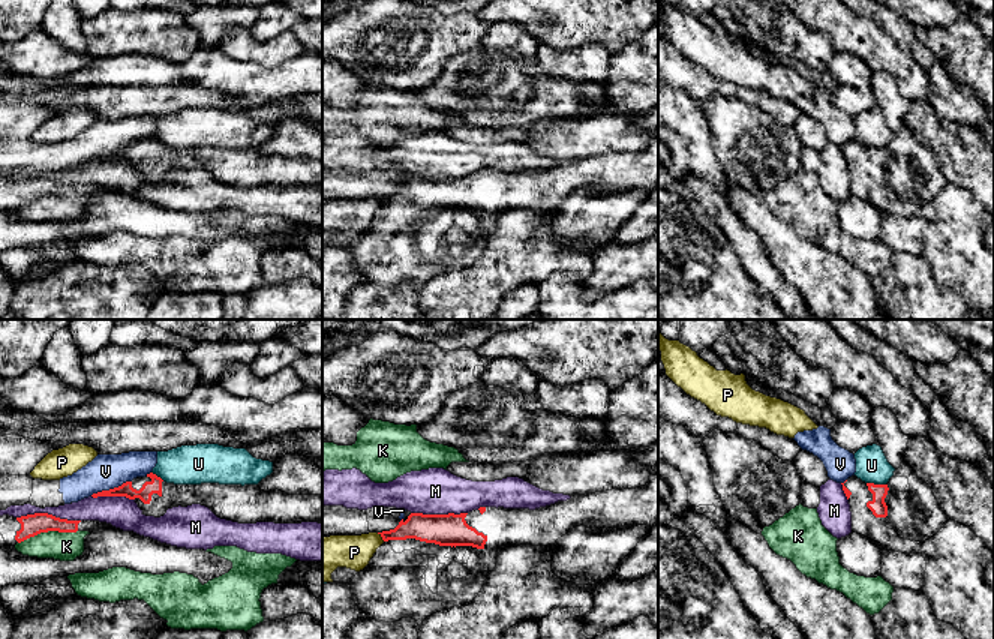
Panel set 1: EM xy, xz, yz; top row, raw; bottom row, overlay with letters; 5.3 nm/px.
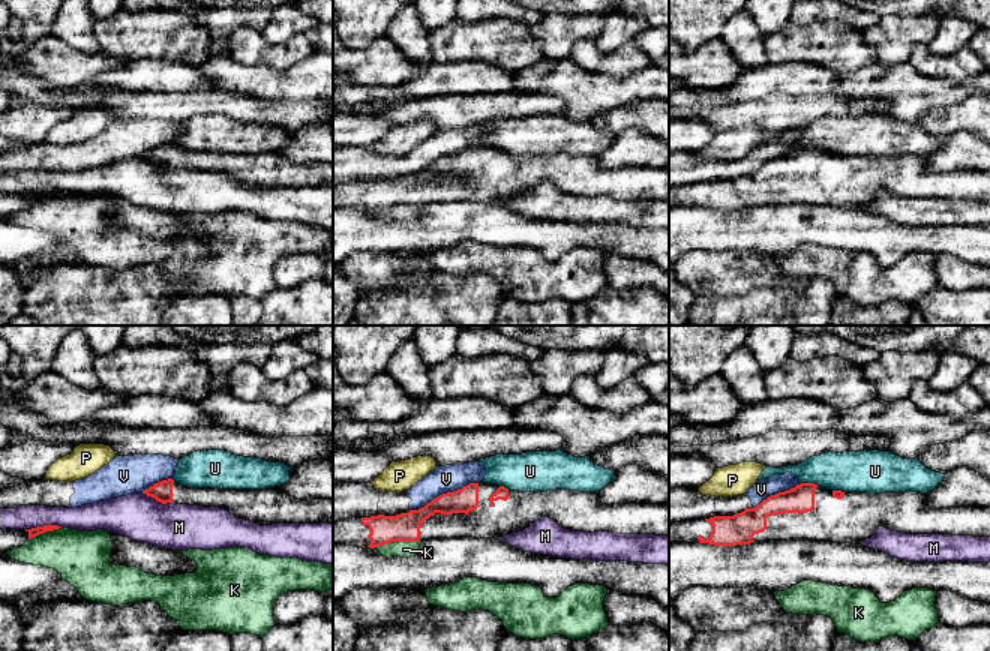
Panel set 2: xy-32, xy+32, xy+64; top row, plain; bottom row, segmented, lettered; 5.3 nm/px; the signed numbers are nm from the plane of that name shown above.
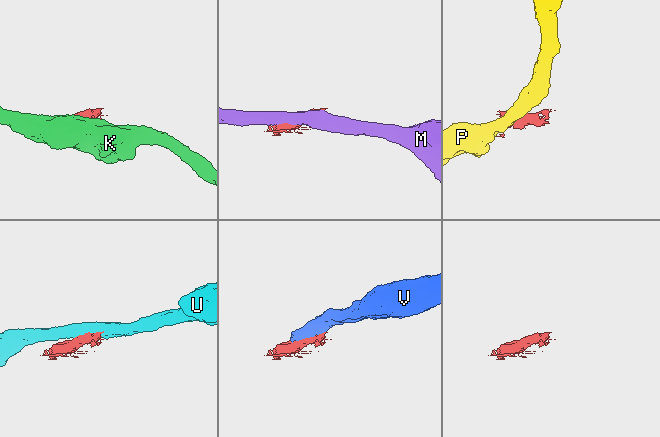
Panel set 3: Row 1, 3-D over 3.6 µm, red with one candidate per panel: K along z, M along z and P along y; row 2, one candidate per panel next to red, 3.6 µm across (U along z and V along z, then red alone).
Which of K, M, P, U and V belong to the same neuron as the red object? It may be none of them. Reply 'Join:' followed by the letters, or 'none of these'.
Join: none of these

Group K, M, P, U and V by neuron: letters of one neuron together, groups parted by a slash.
K / M / P / U / V

